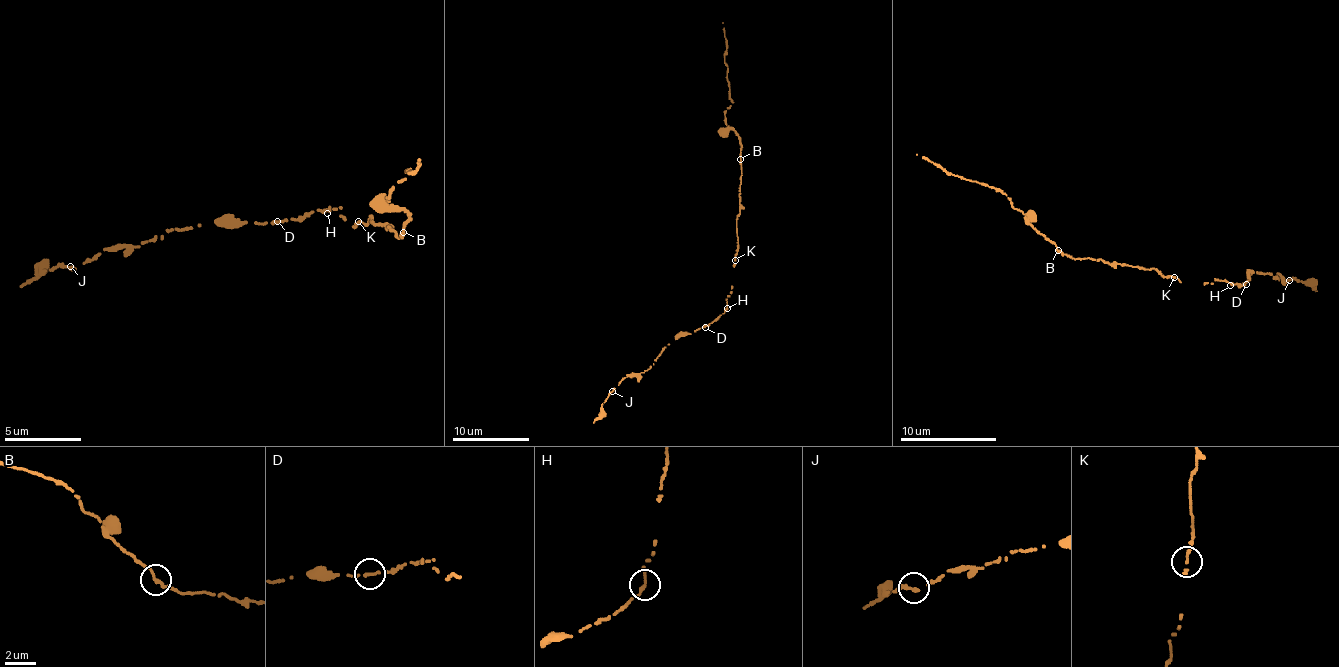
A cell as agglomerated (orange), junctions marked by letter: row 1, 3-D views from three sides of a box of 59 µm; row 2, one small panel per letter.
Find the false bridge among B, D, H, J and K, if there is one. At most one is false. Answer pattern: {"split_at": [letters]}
{"split_at": ["B"]}

